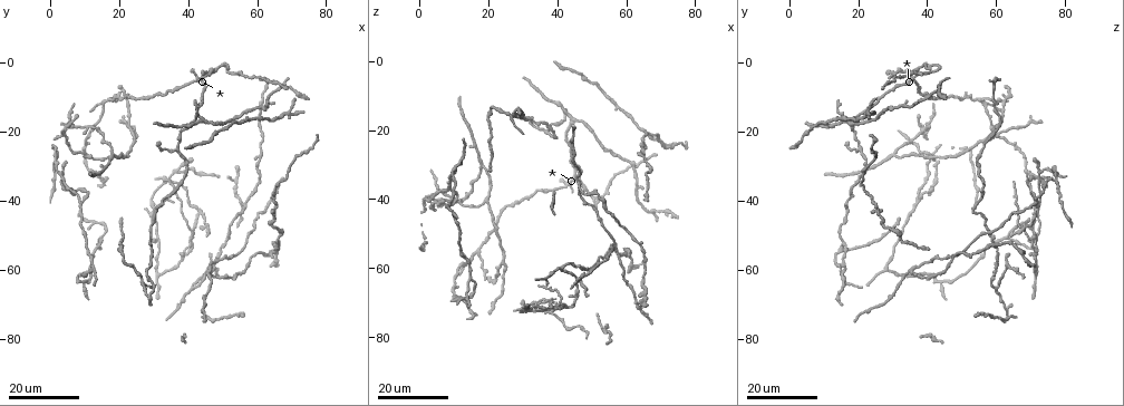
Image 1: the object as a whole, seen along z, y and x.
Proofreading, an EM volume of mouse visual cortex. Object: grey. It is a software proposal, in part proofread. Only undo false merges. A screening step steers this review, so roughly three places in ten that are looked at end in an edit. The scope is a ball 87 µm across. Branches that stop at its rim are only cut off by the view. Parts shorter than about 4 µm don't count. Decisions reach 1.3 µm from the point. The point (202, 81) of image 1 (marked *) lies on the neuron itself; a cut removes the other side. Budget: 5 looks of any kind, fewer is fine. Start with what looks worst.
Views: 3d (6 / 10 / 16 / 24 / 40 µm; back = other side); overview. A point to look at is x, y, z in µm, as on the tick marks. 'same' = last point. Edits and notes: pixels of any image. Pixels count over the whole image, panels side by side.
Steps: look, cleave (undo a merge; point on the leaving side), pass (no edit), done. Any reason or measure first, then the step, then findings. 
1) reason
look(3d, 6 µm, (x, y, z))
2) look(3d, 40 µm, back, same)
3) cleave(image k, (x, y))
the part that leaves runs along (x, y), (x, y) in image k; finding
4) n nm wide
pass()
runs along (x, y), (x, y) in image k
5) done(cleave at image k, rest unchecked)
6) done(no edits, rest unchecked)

branch point
look(3d, 16 µm, (44.0, 43.0, 71.5))

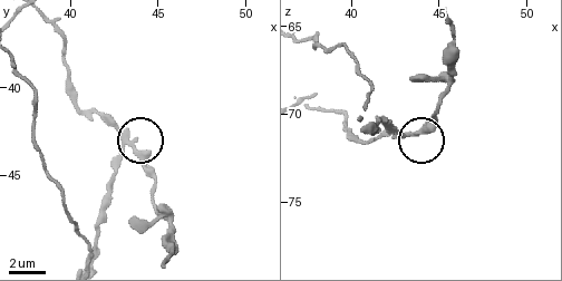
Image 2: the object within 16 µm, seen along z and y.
look(3d, 10 µm, (43.5, 43.3, 71.0))

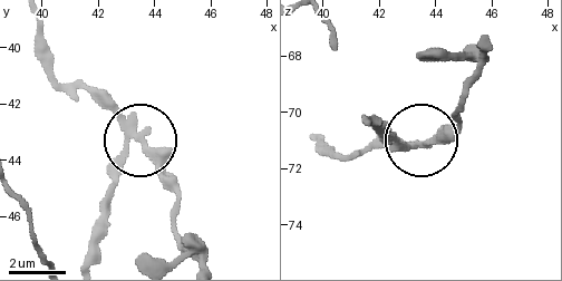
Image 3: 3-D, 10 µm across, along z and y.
side arm 12 µm
cleave(image 3, (164, 155))
the part that leaves runs along (127, 126), (58, 78), (39, 20) in image 3; two neurons meet here

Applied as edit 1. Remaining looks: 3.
arms part here
look(3d, 24 µm, (46.0, 60.0, 34.5))

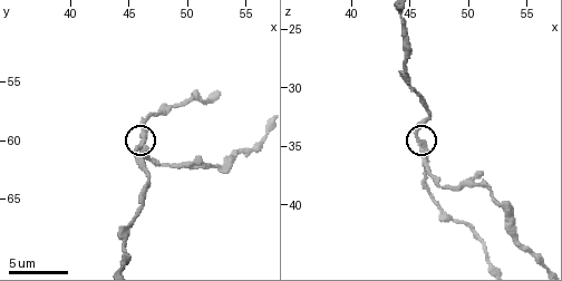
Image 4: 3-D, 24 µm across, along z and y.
look(3d, 10 µm, (45.8, 60.4, 34.8))

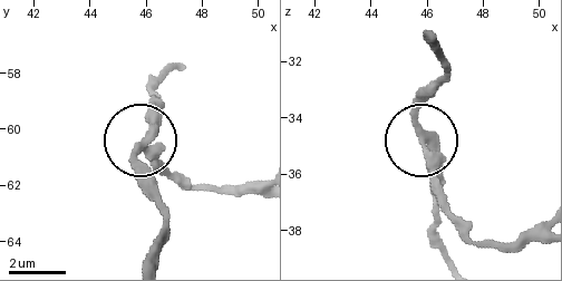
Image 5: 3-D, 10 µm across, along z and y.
280 nm wide
pass()
runs along (260, 187), (185, 187), (137, 144), (142, 185) in image 5; one neuron here

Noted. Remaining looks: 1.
done(cleave at image 3, rest unchecked)

